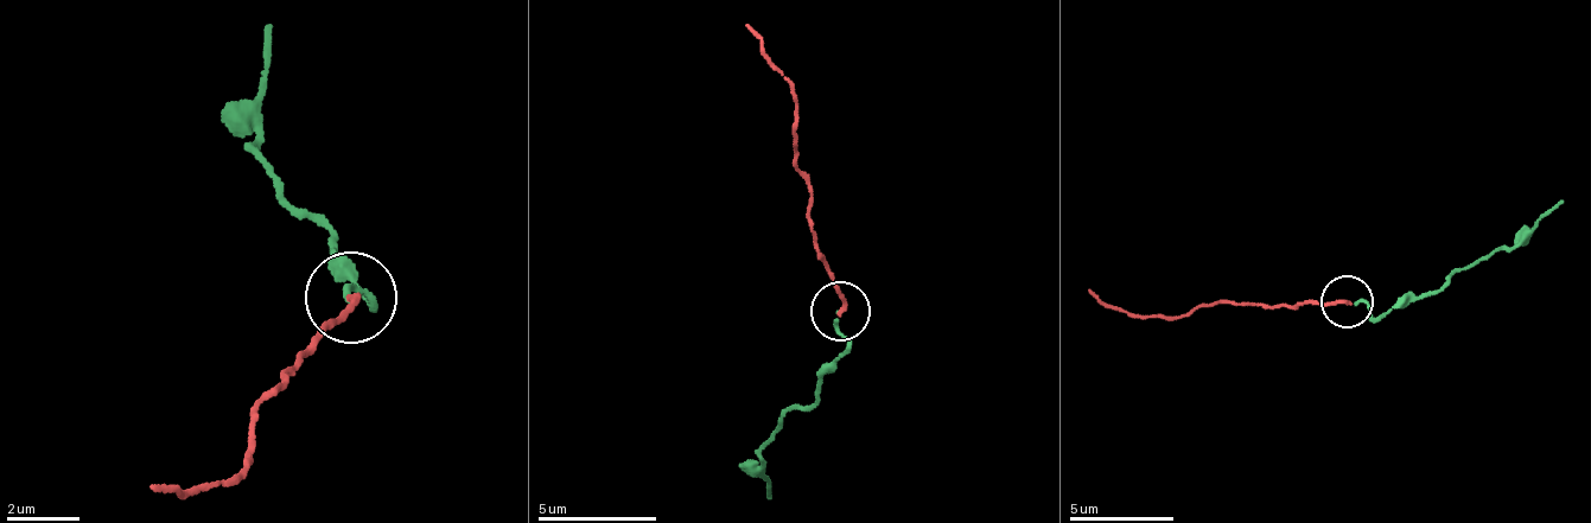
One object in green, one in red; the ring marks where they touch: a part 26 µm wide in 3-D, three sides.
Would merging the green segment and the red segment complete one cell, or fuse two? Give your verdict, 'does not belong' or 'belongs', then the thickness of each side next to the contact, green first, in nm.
belongs; 130 nm thick on the green side, 190 nm on the other

